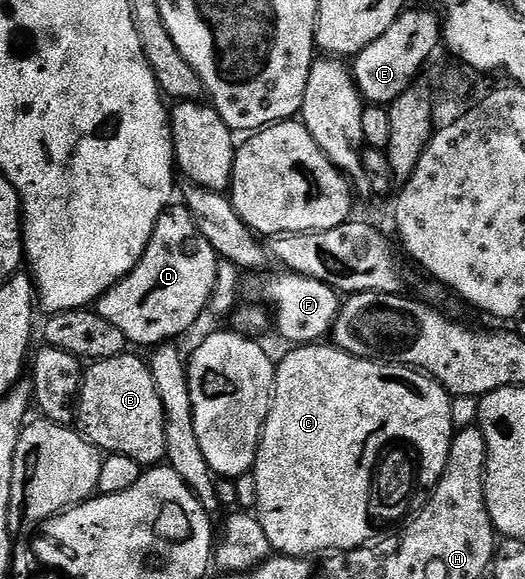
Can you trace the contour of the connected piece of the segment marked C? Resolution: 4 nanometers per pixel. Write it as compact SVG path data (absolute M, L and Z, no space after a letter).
M313 343L289 348L284 358L279 358L276 366L276 389L272 393L272 406L260 436L260 450L256 456L256 463L252 470L254 479L258 483L258 503L256 509L262 527L266 531L266 539L270 539L273 550L285 557L306 557L313 555L328 555L333 551L357 549L367 541L373 540L373 526L368 516L368 496L372 486L372 471L376 467L386 447L393 443L407 443L414 450L418 458L418 481L425 490L431 491L442 479L448 469L448 456L452 450L454 426L452 423L452 397L447 389L443 389L433 377L422 373L418 369L410 369L407 365L389 365L379 361L371 361L365 357L355 357L344 349L337 349L332 343Z

